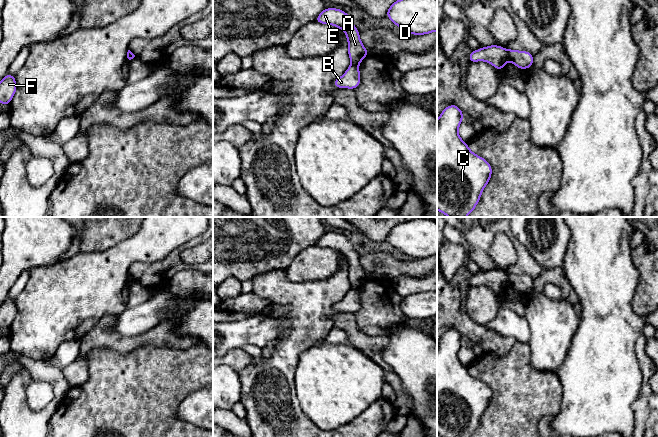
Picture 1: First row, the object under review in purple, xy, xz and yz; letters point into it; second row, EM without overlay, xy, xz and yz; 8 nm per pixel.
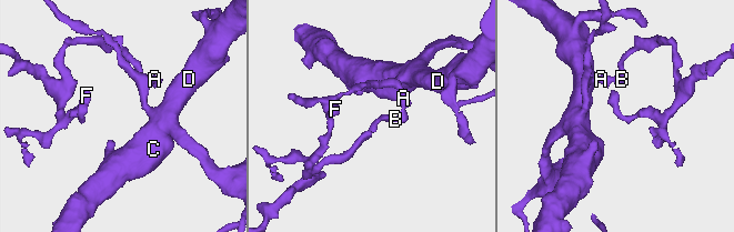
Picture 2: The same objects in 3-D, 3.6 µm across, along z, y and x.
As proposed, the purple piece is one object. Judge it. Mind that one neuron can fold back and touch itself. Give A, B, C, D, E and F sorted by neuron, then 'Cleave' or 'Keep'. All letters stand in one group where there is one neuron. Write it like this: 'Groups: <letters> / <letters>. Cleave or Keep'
Groups: A C D E / B F. Cleave

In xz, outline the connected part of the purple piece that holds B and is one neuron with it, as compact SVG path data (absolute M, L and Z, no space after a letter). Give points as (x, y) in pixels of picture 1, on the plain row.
M351 288L342 301L333 305L336 312L350 312L355 313L361 307L359 290Z

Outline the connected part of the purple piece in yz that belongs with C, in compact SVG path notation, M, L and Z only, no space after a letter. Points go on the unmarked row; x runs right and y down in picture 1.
M457 329L446 331L437 344L437 434L441 437L471 437L492 398L491 389L470 375L458 358L464 338Z

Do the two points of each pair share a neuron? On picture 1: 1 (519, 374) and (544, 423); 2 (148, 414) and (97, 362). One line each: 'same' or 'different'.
1: different
2: same

